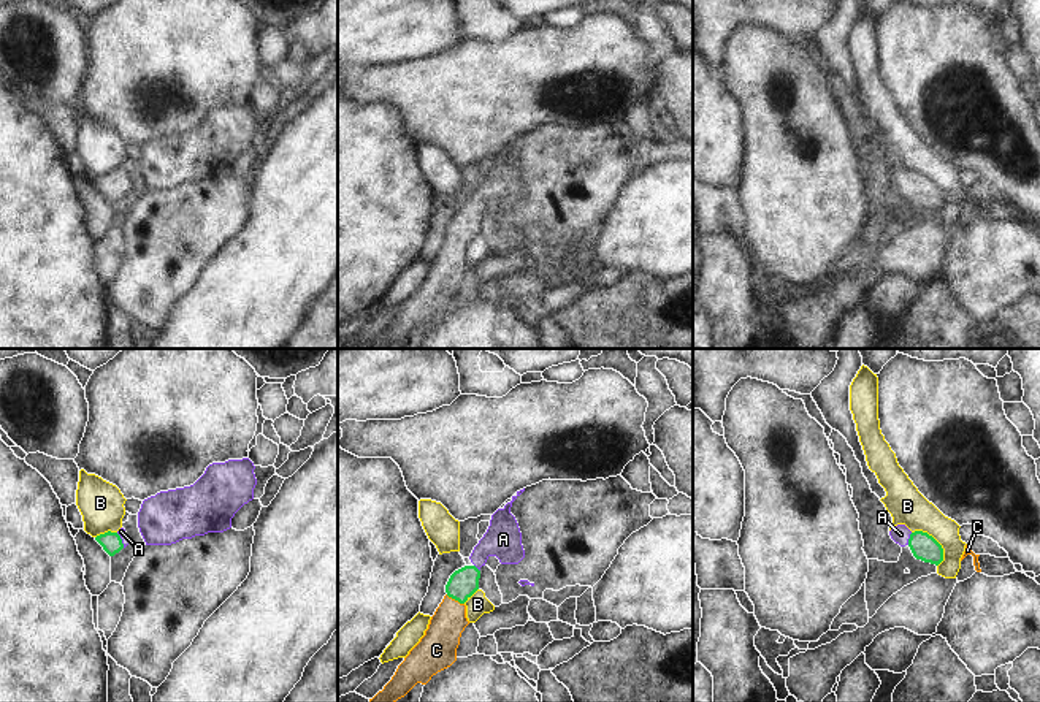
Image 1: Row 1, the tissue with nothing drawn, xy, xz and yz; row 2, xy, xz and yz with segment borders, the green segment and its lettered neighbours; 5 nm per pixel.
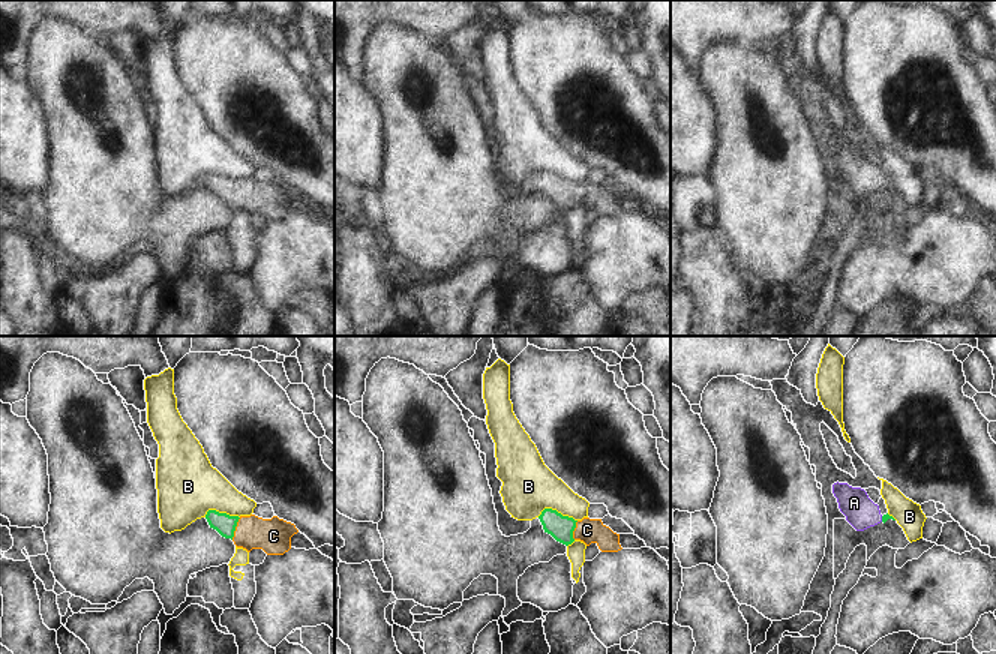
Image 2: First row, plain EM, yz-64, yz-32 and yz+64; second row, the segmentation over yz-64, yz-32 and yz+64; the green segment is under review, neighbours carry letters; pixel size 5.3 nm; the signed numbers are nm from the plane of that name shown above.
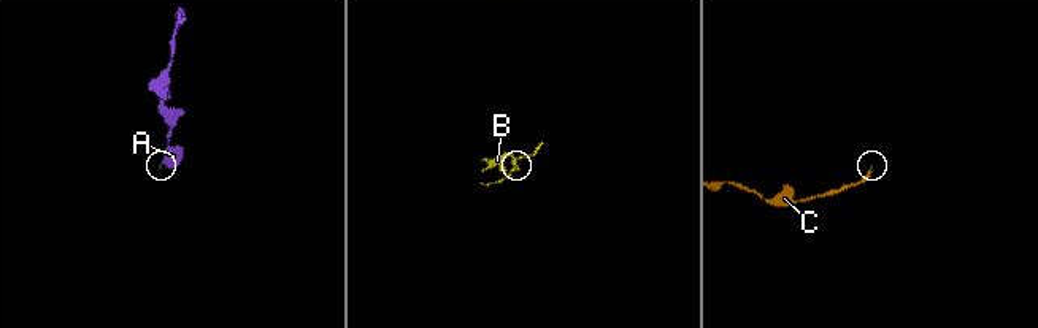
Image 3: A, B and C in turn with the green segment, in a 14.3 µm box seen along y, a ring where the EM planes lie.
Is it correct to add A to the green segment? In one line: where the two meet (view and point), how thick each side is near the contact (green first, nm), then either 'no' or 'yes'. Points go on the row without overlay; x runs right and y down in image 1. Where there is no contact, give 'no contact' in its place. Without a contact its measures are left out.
yz (909, 184) | 140/90 nm | yes

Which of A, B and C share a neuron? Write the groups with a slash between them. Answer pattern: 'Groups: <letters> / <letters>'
Groups: A C / B.

